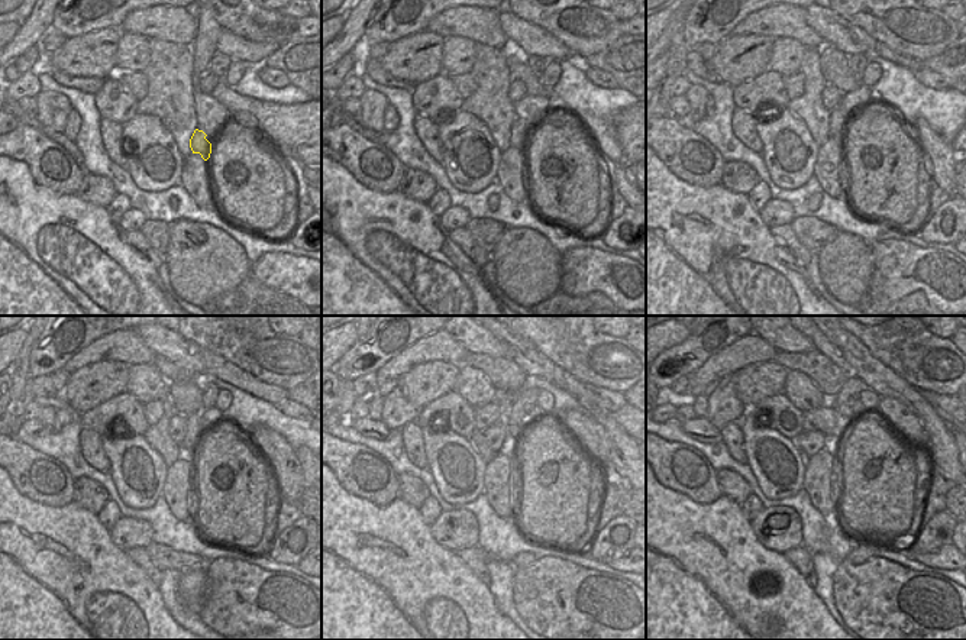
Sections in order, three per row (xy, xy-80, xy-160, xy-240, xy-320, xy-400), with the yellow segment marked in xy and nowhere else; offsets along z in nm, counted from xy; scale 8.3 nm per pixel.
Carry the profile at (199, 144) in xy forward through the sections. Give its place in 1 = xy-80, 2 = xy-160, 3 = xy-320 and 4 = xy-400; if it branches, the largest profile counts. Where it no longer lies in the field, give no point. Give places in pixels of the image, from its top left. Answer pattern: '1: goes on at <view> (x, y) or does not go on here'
1: goes on at xy-80 (519, 139)
2: goes on at xy-160 (839, 122)
3: goes on at xy-320 (516, 420)
4: goes on at xy-400 (853, 385)

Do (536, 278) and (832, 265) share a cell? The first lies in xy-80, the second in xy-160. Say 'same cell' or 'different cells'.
same cell

